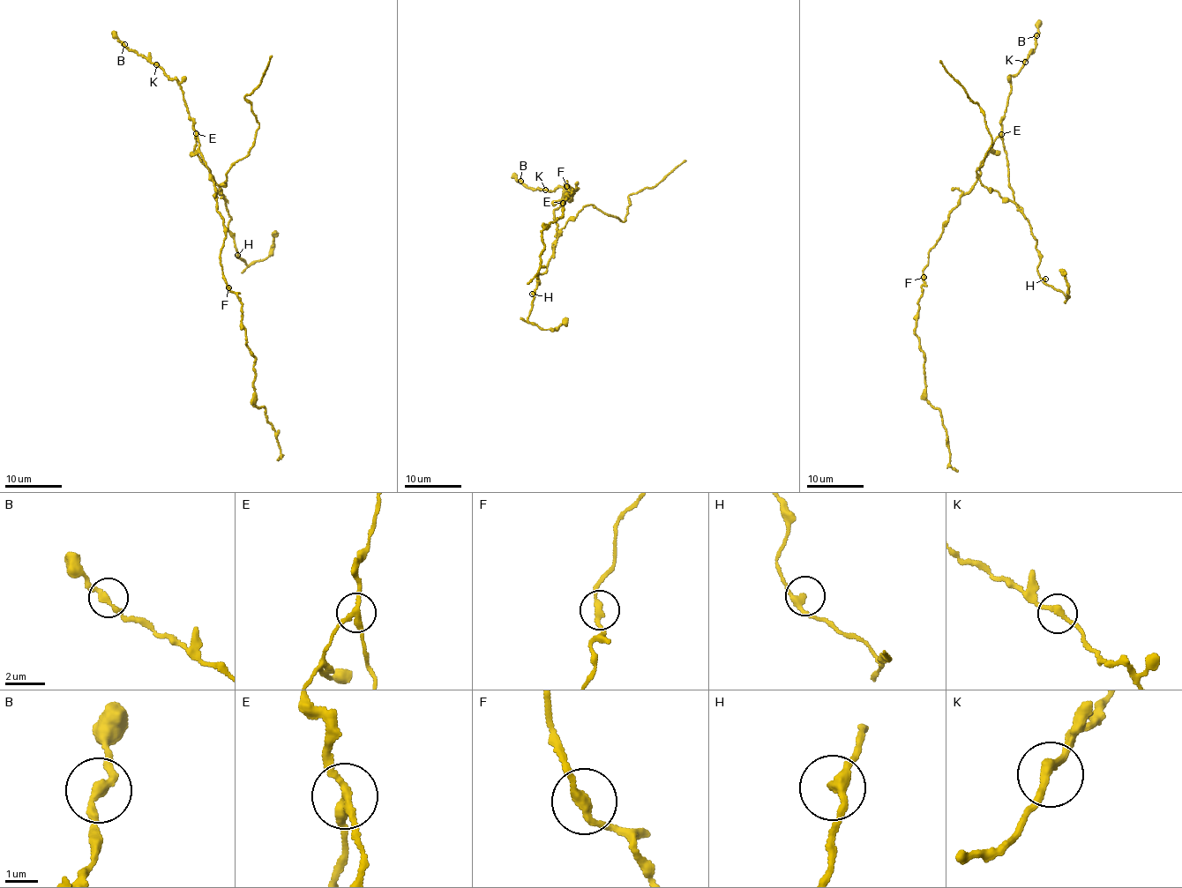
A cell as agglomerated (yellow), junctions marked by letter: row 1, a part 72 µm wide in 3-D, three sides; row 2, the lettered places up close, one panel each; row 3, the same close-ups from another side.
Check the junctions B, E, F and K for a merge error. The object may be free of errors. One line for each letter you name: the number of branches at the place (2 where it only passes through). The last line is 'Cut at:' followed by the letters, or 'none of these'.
E: branches 3
Cut at: E

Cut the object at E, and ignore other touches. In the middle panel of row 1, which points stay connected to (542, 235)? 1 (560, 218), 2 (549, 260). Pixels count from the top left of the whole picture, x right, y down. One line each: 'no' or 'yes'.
1: yes
2: no

